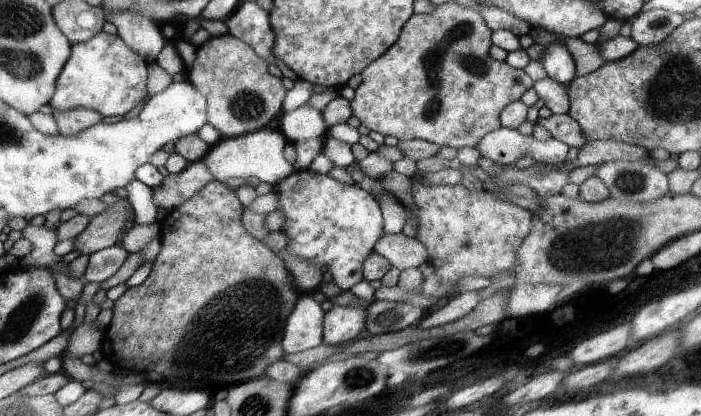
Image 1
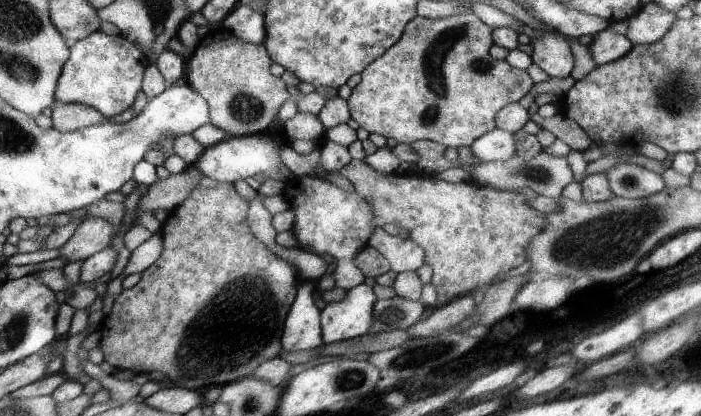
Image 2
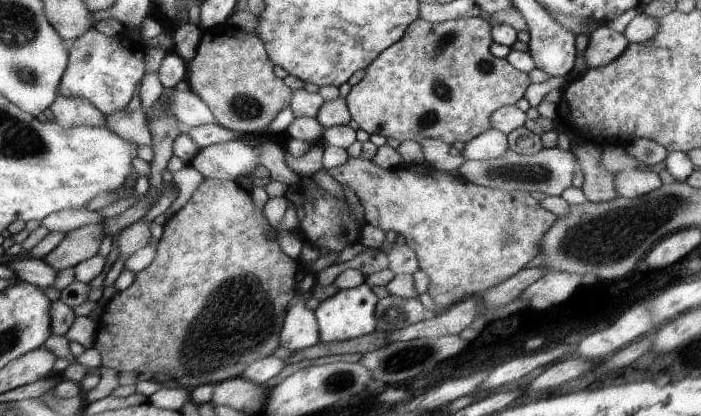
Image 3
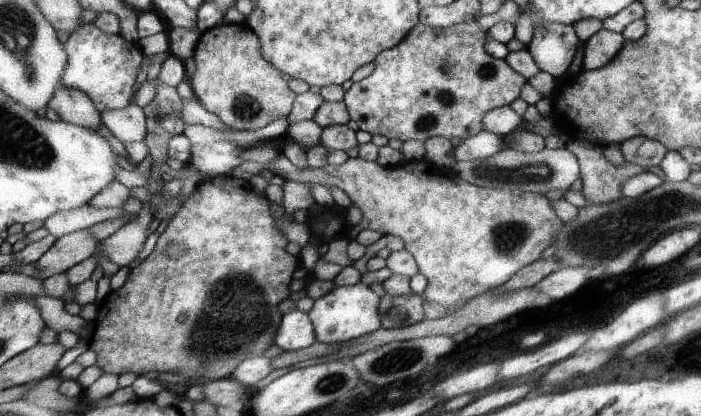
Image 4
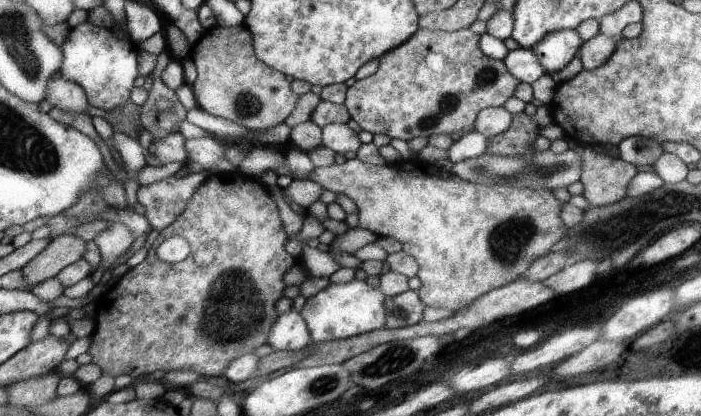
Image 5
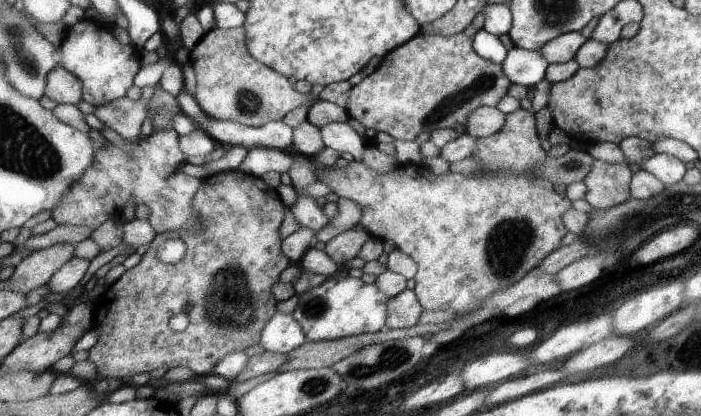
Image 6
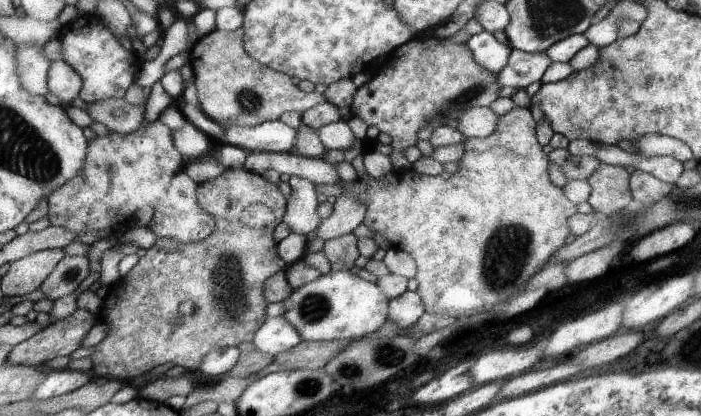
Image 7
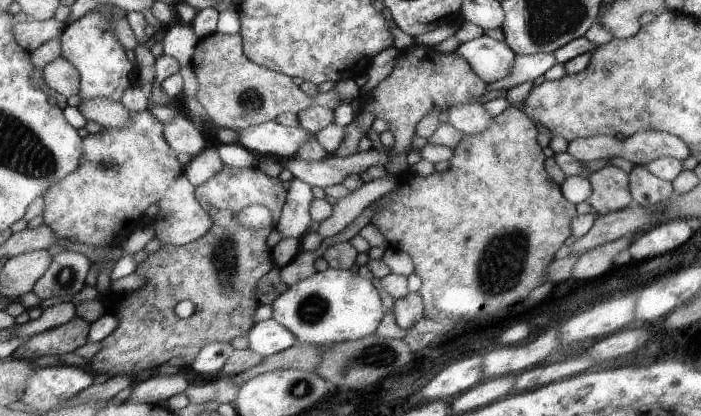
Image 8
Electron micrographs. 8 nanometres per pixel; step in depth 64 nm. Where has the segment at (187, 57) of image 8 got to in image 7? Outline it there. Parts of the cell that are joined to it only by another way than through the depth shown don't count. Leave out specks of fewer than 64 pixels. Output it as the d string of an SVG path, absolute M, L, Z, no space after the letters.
M184 15L178 16L163 34L164 42L157 58L144 61L144 66L140 67L140 72L136 74L134 83L139 87L152 87L164 75L166 62L176 54L190 53L193 45L188 38L188 18Z

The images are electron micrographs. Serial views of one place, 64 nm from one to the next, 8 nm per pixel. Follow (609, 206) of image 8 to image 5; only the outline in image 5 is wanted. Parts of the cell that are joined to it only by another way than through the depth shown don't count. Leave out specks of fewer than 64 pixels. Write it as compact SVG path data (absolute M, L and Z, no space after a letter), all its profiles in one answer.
M571 141L570 149L582 156L580 181L584 186L584 198L593 207L620 202L627 197L629 184L638 173L637 166L613 159L592 150L593 145Z

